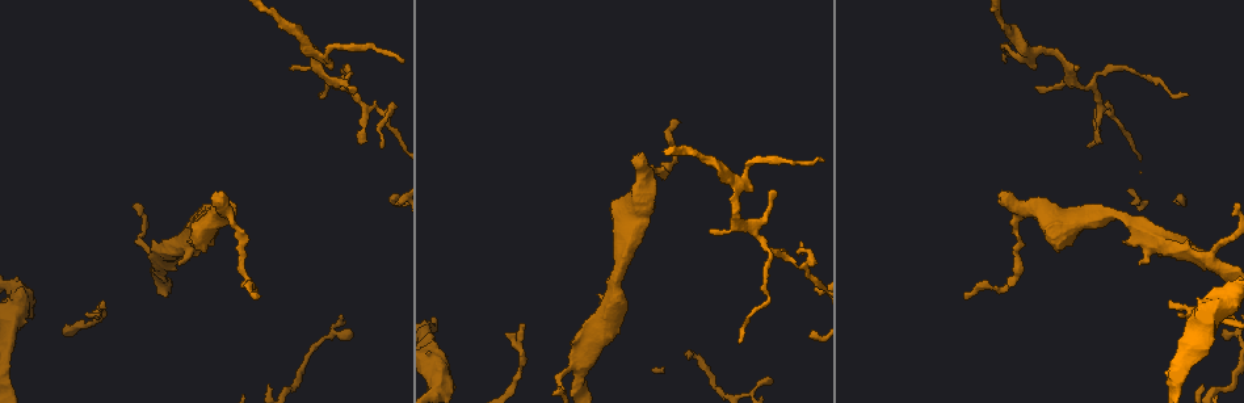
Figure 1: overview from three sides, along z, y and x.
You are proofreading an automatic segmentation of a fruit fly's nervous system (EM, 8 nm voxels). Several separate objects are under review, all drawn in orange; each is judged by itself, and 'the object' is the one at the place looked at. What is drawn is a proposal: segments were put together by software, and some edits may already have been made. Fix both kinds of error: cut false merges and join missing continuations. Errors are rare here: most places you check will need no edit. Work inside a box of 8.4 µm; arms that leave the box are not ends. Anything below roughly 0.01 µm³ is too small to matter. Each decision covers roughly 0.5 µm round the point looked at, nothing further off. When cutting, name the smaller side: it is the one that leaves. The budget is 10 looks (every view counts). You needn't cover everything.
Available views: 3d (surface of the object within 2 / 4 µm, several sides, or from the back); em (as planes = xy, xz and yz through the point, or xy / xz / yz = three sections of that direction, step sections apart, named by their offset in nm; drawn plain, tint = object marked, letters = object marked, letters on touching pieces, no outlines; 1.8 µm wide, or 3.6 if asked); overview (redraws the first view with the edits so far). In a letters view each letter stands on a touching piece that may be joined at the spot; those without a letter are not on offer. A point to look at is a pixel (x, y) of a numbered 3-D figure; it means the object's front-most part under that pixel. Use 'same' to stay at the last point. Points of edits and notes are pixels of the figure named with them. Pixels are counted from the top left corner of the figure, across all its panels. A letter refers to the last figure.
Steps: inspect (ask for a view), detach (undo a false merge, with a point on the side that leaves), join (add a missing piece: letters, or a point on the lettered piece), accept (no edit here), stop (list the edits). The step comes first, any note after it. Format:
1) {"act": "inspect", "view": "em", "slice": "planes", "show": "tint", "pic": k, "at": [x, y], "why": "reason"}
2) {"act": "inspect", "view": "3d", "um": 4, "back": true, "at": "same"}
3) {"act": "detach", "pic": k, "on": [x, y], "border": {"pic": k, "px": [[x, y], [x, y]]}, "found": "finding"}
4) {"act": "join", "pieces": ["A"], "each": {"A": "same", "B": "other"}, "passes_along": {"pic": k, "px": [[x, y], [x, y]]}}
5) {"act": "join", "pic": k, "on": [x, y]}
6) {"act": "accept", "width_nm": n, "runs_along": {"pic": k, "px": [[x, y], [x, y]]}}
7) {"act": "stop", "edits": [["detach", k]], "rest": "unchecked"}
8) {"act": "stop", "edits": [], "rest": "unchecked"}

{"act": "inspect", "view": "3d", "um": 2, "pic": 1, "at": [1169, 300], "why": "thin end"}

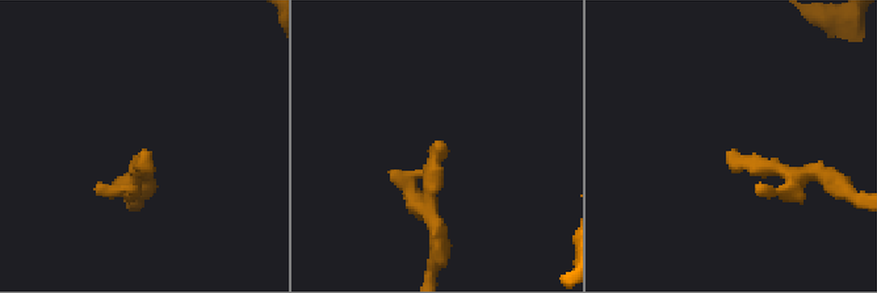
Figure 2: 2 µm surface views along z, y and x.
{"act": "inspect", "view": "em", "slice": "planes", "show": "letters", "pic": 2, "at": [149, 154]}

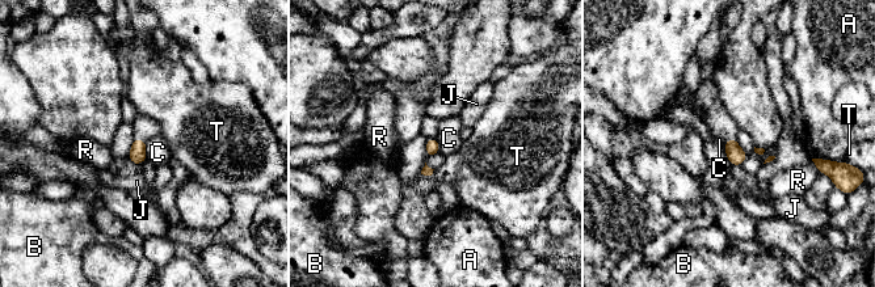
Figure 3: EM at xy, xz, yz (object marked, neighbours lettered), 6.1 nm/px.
{"act": "accept", "width_nm": 80, "each": {"A": "other", "B": "other", "C": "other", "J": "other", "R": "other", "T": "other"}, "border": {"pic": 3, "px": [[144, 142], [144, 156], [147, 159]]}, "found": "no lettered piece goes on from it"}

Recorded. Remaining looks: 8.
{"act": "inspect", "view": "3d", "um": 4, "pic": 1, "at": [963, 294], "why": "thin end"}

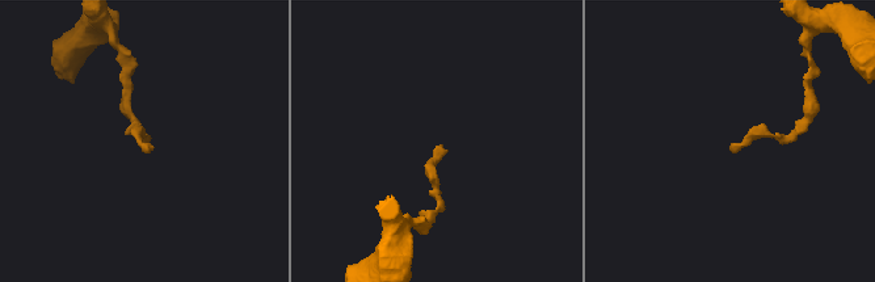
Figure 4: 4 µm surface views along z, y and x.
{"act": "inspect", "view": "em", "slice": "planes", "show": "letters", "pic": 4, "at": [440, 145]}

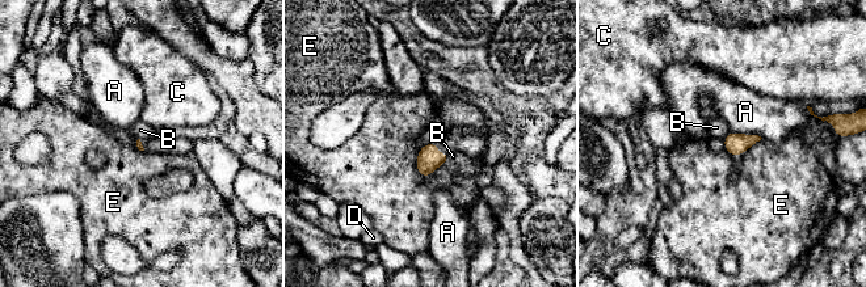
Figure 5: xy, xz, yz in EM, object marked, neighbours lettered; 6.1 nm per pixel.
{"act": "accept", "each": {"A": "other", "B": "other", "C": "other", "D": "other", "E": "other"}, "found": "no lettered piece goes on from it"}

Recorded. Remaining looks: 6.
{"act": "inspect", "view": "3d", "um": 2, "pic": 1, "at": [1032, 67], "why": "branch stops here"}

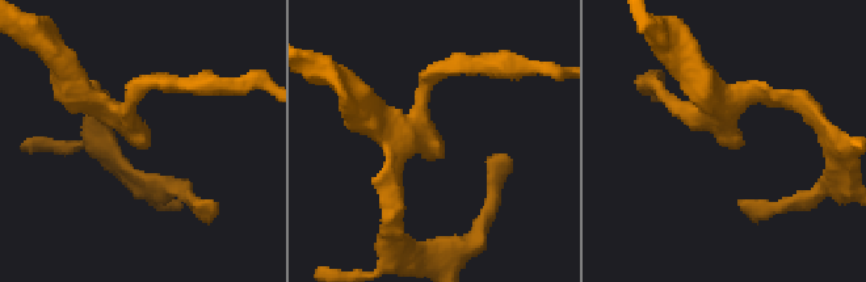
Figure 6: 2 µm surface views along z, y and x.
{"act": "inspect", "view": "em", "slice": "planes", "show": "letters", "pic": 6, "at": [736, 149], "why": "shape alone is not enough"}

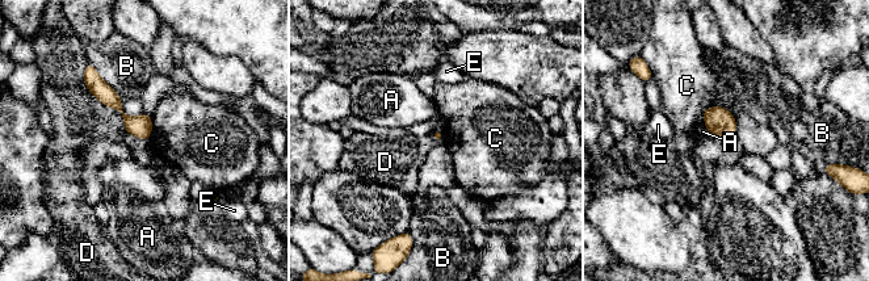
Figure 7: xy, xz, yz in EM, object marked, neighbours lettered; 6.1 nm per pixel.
{"act": "accept", "each": {"A": "other", "B": "other", "C": "other", "D": "other", "E": "other"}, "border": {"pic": 7, "px": [[714, 105], [702, 110], [704, 124]]}, "found": "none of them fits"}

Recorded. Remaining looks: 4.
{"act": "inspect", "view": "em", "slice": "planes", "show": "tint", "pic": 1, "at": [1001, 195], "why": "an open end"}

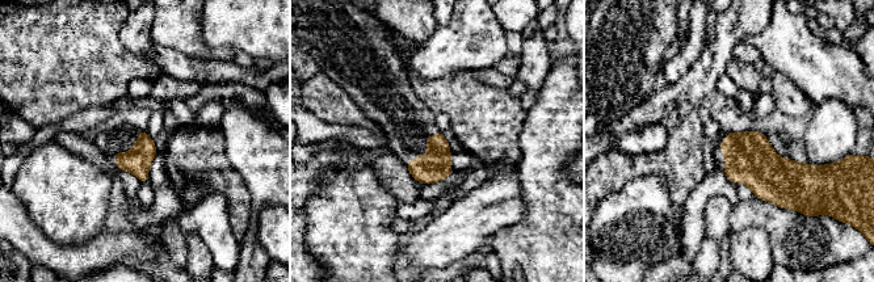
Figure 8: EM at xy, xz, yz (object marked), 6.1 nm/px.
{"act": "inspect", "view": "em", "slice": "planes", "show": "letters", "at": "same", "why": "what lies round it"}

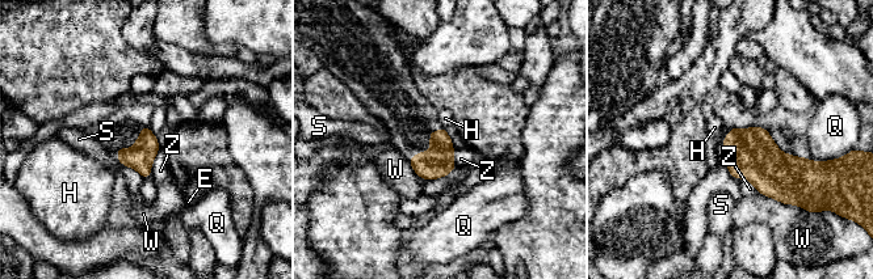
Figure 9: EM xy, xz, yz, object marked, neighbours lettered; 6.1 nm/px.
{"act": "accept", "each": {"E": "other", "H": "other", "Q": "other", "S": "other", "W": "other", "Z": "other"}, "border": {"pic": 9, "px": [[441, 126], [445, 130]]}, "found": "no lettered piece goes on from it"}

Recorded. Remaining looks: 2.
{"act": "stop", "edits": [], "rest": "unchecked"}

